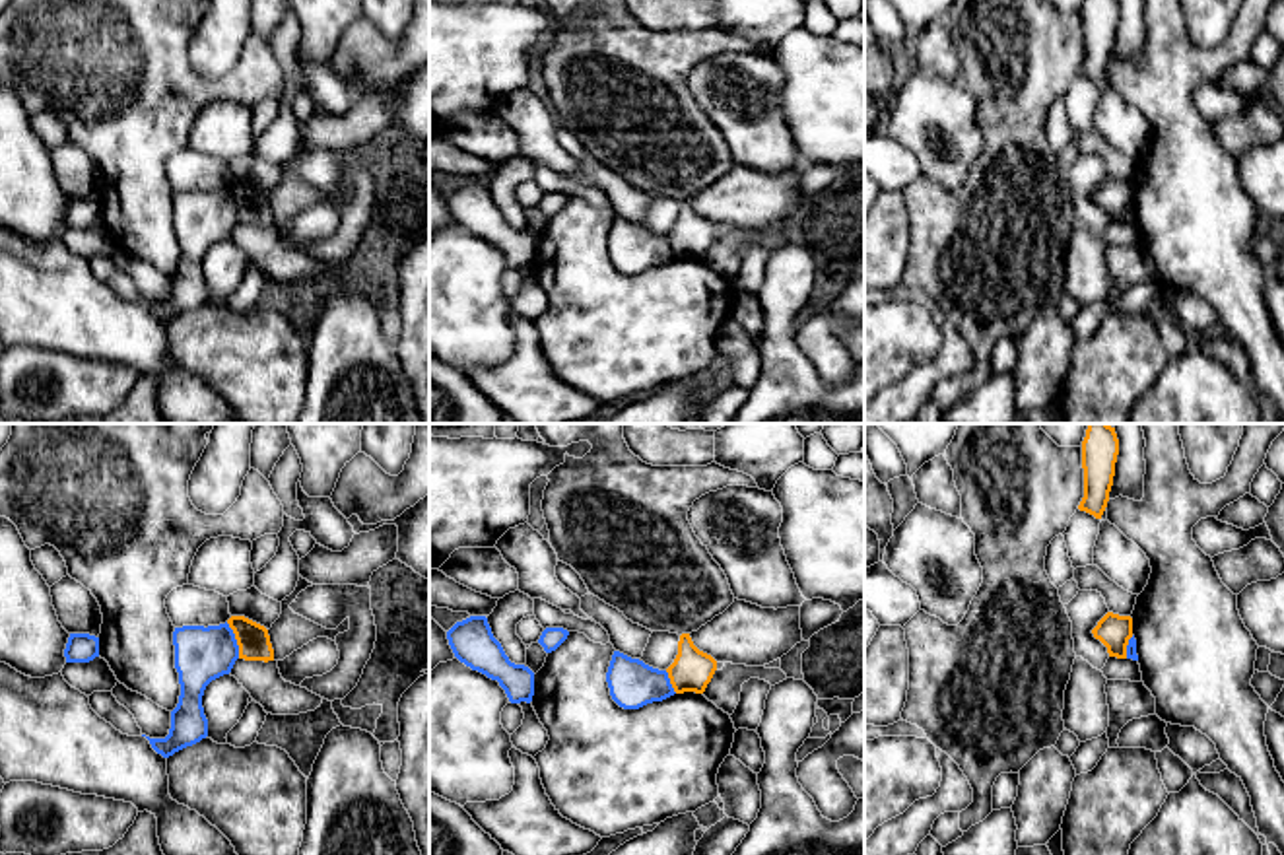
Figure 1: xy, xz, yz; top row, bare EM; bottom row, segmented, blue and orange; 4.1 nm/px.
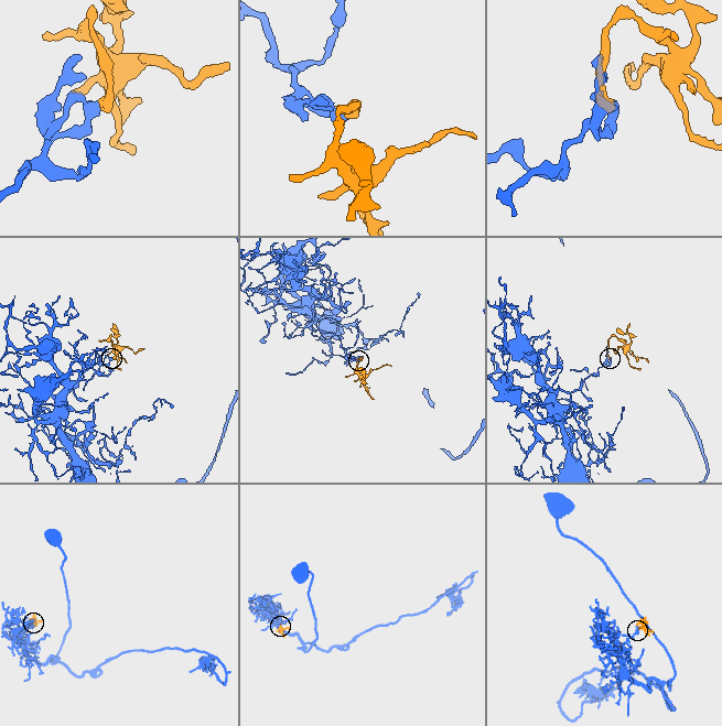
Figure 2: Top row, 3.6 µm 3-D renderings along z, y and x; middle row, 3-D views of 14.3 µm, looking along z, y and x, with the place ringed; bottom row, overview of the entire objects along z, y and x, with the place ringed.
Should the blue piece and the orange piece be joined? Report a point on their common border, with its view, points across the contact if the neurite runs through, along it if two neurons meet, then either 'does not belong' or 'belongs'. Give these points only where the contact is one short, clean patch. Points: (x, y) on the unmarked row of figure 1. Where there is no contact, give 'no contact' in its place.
xy (236, 205) | along xy (226, 187), (234, 199), (239, 222) | does not belong

